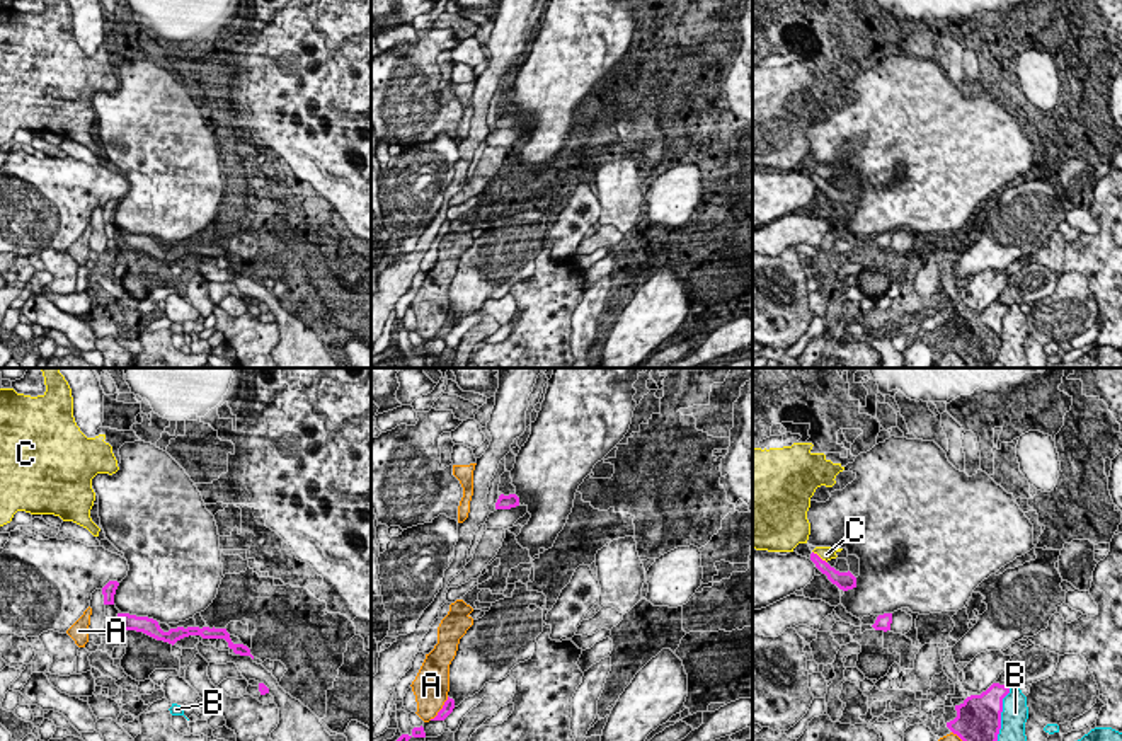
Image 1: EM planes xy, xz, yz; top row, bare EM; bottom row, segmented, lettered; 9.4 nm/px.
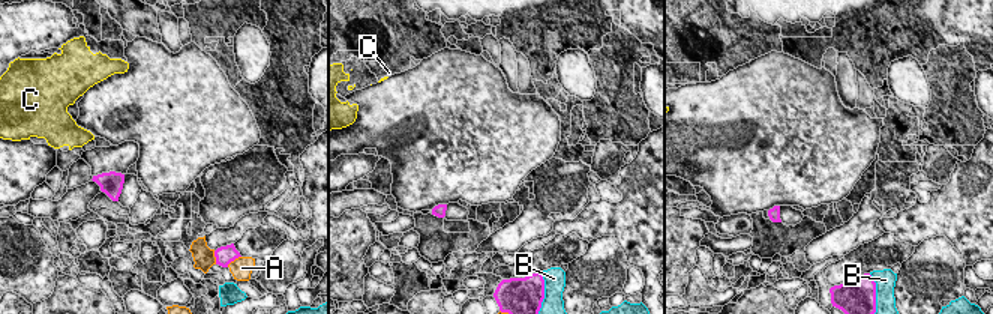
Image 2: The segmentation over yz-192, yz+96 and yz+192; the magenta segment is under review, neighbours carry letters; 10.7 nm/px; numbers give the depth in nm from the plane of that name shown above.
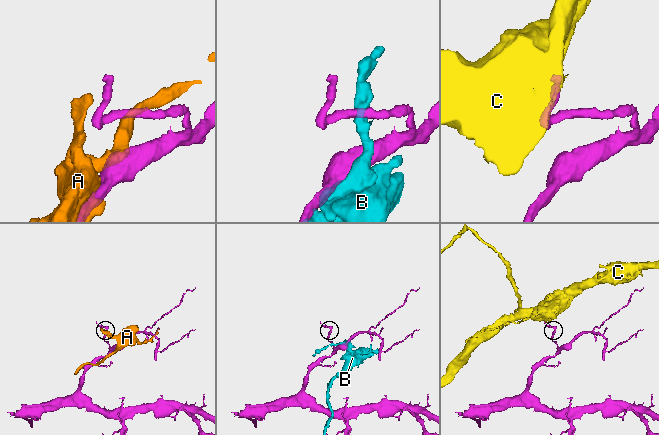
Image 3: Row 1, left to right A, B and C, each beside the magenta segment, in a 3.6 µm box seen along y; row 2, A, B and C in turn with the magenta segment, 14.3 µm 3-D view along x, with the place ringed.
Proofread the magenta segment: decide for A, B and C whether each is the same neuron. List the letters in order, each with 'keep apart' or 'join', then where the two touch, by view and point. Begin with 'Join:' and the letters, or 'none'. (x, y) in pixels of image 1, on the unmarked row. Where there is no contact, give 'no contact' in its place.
Join: none
A: keep apart | xz (441, 327)
B: keep apart | yz (1000, 333)
C: keep apart | yz (818, 174)

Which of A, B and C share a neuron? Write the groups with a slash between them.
A / B / C

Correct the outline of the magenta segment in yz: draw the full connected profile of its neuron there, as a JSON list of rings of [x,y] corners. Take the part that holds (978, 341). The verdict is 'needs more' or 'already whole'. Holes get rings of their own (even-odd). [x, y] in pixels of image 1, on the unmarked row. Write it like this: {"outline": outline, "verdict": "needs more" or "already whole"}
{"outline": [[[993,302],[981,313],[967,315],[955,324],[957,336],[947,341],[947,346],[957,353],[967,368],[993,365],[1001,348],[1003,317],[1010,312],[1010,305]]], "verdict": "already whole"}

